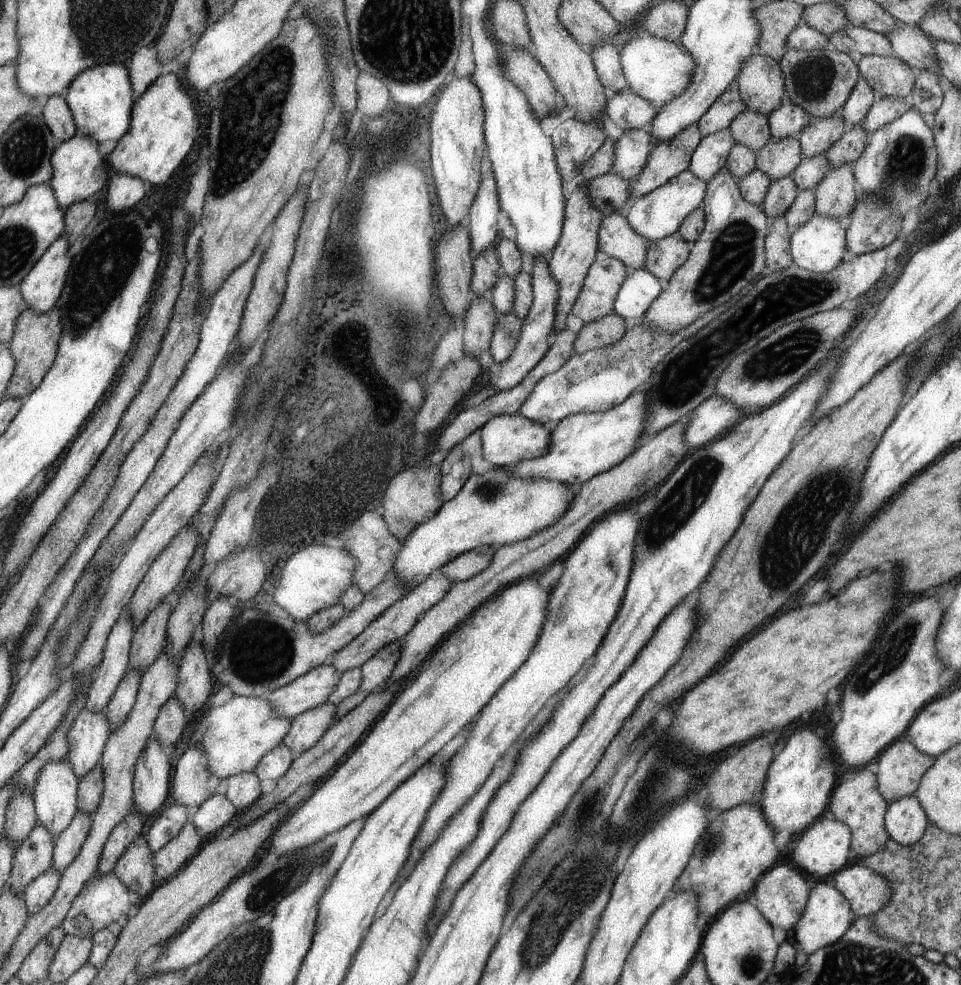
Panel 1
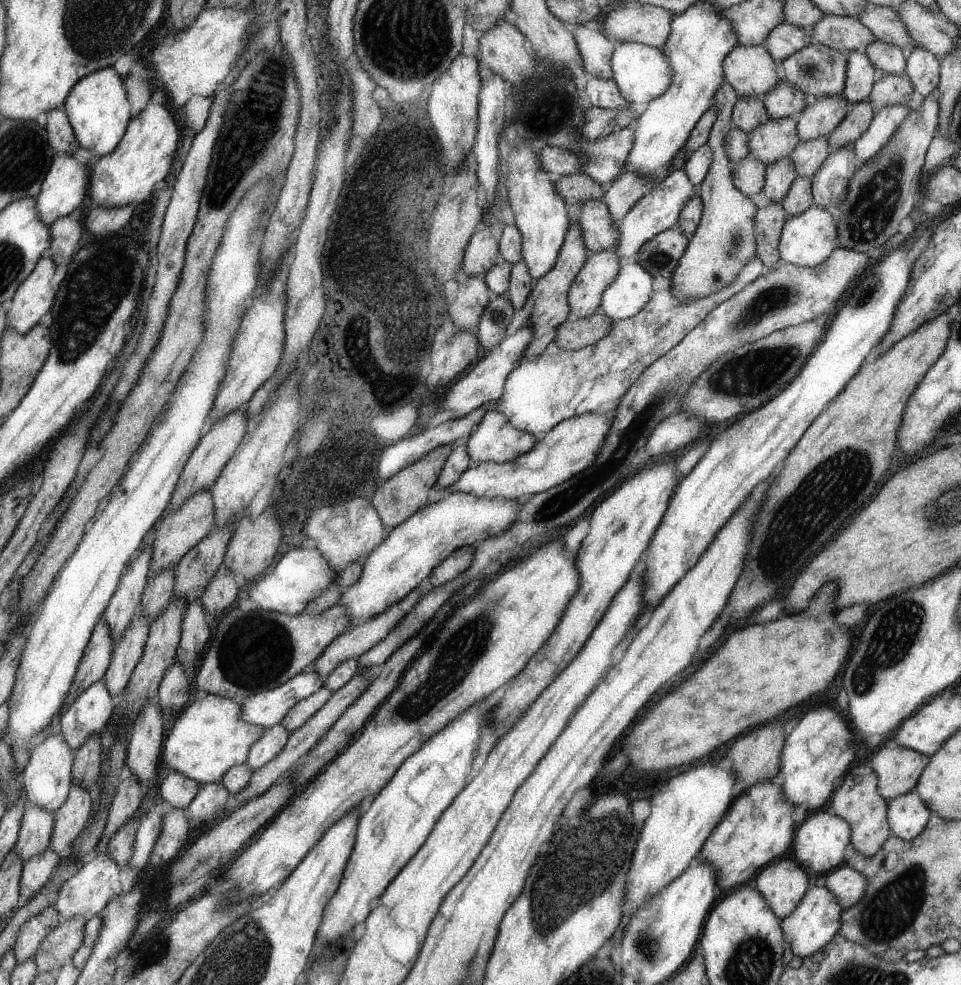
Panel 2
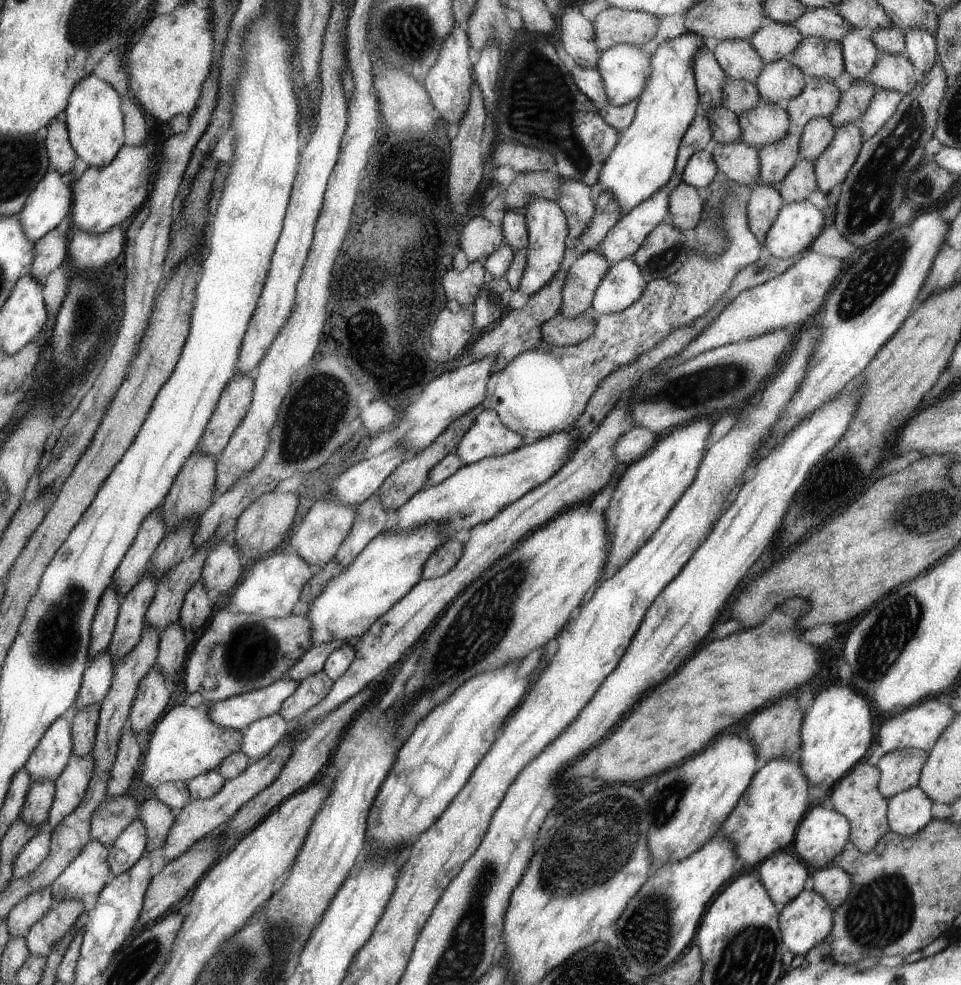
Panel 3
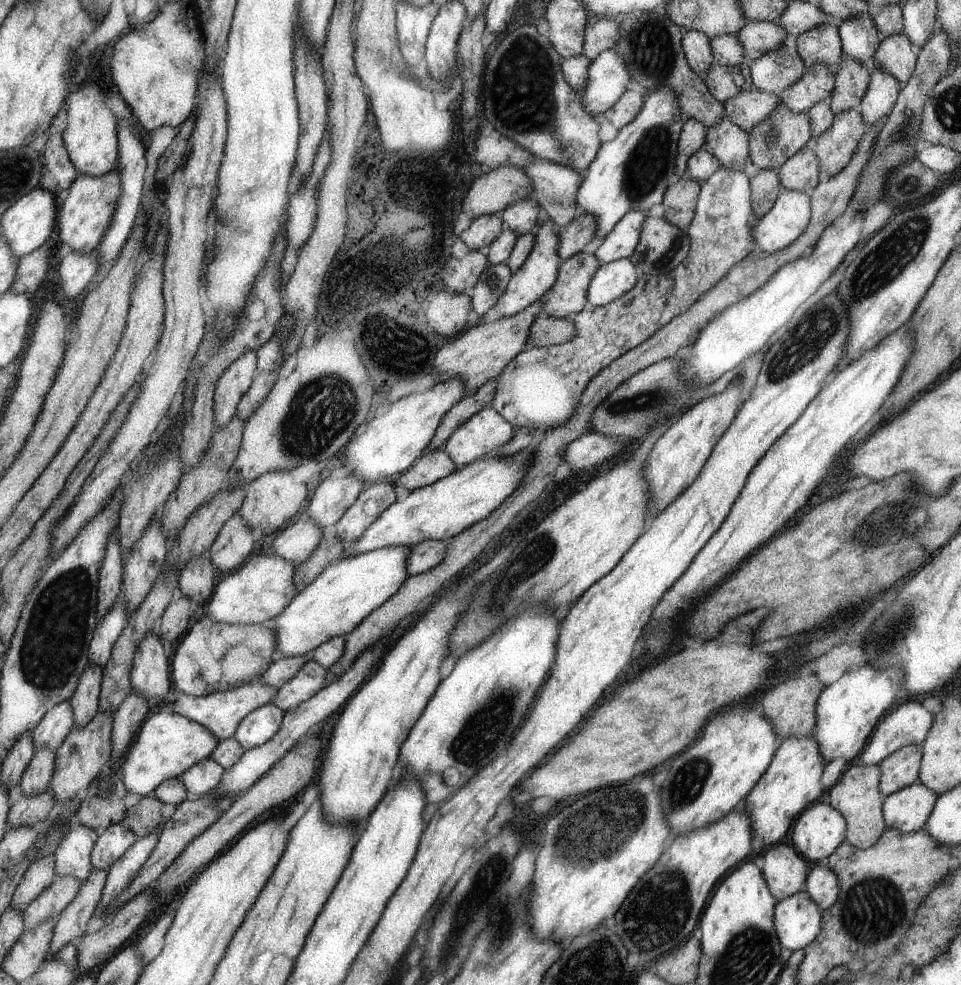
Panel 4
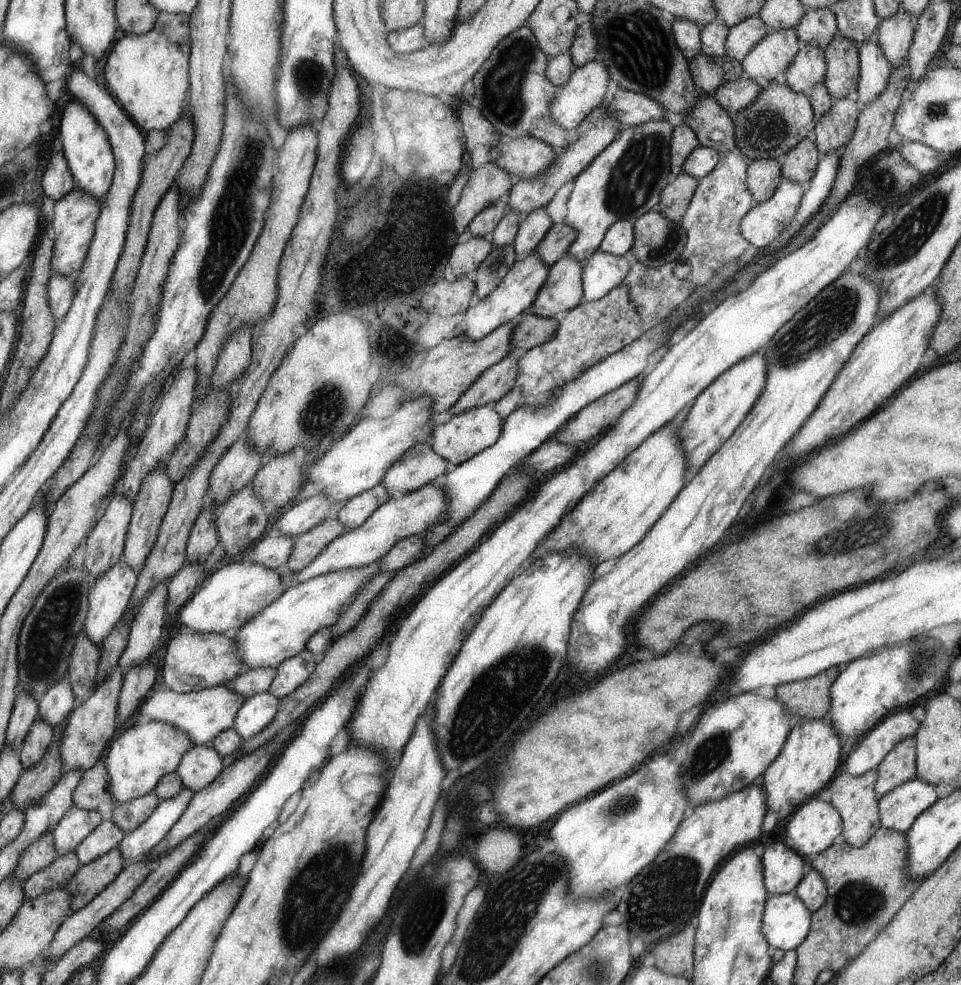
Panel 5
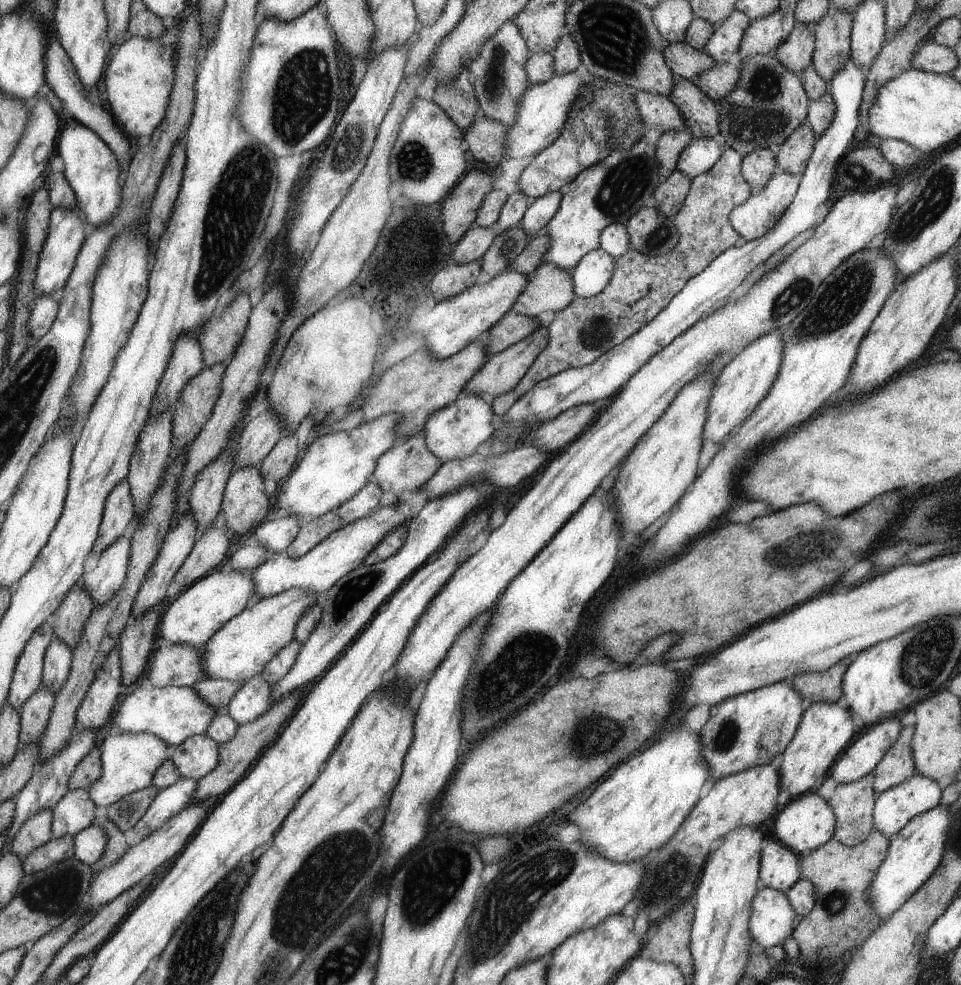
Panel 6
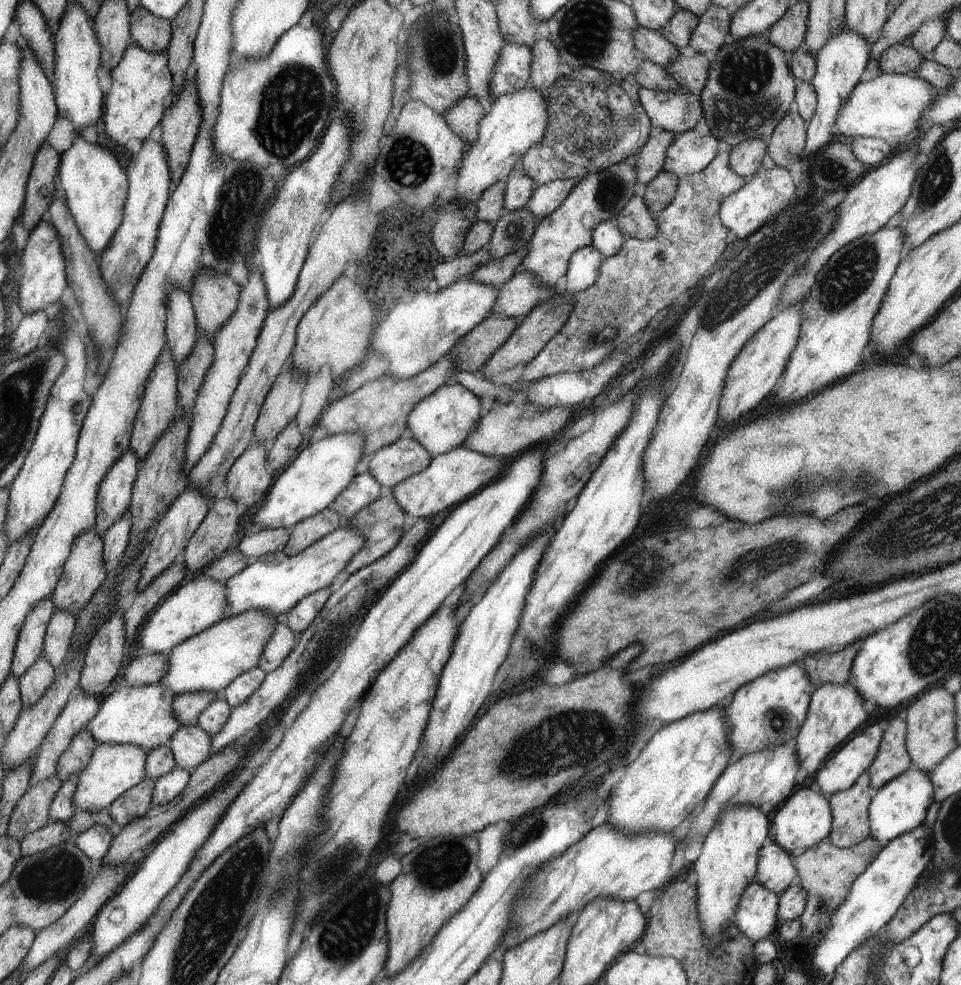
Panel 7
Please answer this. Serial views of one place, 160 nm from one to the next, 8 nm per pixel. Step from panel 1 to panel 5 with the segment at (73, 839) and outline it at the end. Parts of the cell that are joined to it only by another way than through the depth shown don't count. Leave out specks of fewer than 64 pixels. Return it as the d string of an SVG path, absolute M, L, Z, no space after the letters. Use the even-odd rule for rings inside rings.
M116 665L112 674L104 680L104 684L96 687L94 694L85 703L78 704L65 720L66 724L59 740L59 755L63 764L63 772L87 771L98 763L98 758L104 754L108 742L112 740L116 732L116 708L119 708L116 706L116 700L119 700L118 692L124 682L122 671Z

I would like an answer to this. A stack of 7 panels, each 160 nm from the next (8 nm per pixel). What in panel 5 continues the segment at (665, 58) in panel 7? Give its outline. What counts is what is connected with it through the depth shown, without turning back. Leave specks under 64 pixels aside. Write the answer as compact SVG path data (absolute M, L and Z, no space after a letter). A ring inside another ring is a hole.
M704 53L689 61L691 75L703 94L714 96L720 85L735 81L743 74L743 64L731 56L711 57Z

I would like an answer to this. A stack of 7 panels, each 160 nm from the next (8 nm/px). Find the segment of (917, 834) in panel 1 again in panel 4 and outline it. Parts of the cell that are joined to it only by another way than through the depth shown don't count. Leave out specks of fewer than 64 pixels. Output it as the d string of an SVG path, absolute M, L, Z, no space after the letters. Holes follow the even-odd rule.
M920 782L888 795L884 803L888 828L906 834L924 829L936 799L937 794Z

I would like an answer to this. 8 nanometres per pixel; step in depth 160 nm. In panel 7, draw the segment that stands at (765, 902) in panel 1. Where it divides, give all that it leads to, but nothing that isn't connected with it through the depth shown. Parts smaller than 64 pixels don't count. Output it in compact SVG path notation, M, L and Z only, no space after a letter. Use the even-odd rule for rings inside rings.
M769 841L759 851L758 874L756 882L777 894L787 890L796 878L796 868L792 864L790 854L778 843Z

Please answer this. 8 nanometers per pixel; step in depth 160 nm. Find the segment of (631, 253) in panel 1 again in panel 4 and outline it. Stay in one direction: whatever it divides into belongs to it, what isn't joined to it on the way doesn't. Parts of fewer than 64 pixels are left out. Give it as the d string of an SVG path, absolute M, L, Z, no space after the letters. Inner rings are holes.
M538 158L523 169L535 188L533 198L542 204L561 229L568 226L580 212L577 194L583 177L570 167Z

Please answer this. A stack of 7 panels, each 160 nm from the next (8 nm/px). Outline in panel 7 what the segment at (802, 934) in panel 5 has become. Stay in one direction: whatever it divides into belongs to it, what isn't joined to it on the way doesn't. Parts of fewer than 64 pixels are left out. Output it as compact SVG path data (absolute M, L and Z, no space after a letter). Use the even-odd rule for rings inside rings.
M758 882L749 884L734 923L752 942L765 939L779 928L779 894Z

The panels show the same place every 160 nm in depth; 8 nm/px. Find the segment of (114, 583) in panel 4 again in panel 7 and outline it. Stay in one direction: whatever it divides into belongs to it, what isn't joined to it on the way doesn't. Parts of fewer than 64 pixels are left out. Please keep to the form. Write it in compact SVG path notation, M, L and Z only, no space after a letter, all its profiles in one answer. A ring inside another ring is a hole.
M129 448L107 472L99 490L98 518L93 528L98 535L102 536L114 522L129 512L139 462L139 458Z

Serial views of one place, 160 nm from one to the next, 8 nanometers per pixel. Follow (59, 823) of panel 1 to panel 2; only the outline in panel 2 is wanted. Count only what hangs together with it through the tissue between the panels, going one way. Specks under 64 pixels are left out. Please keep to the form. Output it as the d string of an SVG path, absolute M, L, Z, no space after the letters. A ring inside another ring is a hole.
M62 734L47 736L35 750L21 770L21 780L27 796L27 804L46 809L53 815L67 803L68 795L74 784L74 750L68 746Z

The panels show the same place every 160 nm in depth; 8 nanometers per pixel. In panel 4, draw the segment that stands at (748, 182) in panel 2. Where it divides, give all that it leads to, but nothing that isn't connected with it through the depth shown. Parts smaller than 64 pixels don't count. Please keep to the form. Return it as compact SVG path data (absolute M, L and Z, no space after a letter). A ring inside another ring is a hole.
M727 118L722 119L707 129L703 149L716 156L722 167L744 172L749 156L749 134Z

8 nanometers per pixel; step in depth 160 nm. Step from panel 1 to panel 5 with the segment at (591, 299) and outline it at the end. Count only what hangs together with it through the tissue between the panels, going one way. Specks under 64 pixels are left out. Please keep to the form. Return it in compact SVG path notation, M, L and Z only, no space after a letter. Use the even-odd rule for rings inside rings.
M564 255L551 267L547 282L532 304L536 314L550 319L558 312L568 312L583 302L584 262Z

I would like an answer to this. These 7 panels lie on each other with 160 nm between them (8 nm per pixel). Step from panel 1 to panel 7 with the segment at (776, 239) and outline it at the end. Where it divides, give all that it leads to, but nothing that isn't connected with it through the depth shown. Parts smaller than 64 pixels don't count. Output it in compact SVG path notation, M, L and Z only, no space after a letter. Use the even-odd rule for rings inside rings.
M752 138L740 140L734 148L730 148L730 165L741 177L750 179L762 167L762 160L766 156L767 139Z

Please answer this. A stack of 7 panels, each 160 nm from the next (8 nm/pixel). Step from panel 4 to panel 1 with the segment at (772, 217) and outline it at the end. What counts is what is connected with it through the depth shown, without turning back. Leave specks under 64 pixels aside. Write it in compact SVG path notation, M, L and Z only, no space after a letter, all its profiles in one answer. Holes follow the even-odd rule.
M814 213L811 219L791 233L790 254L794 264L813 273L834 270L845 258L847 232L836 222L836 218Z

